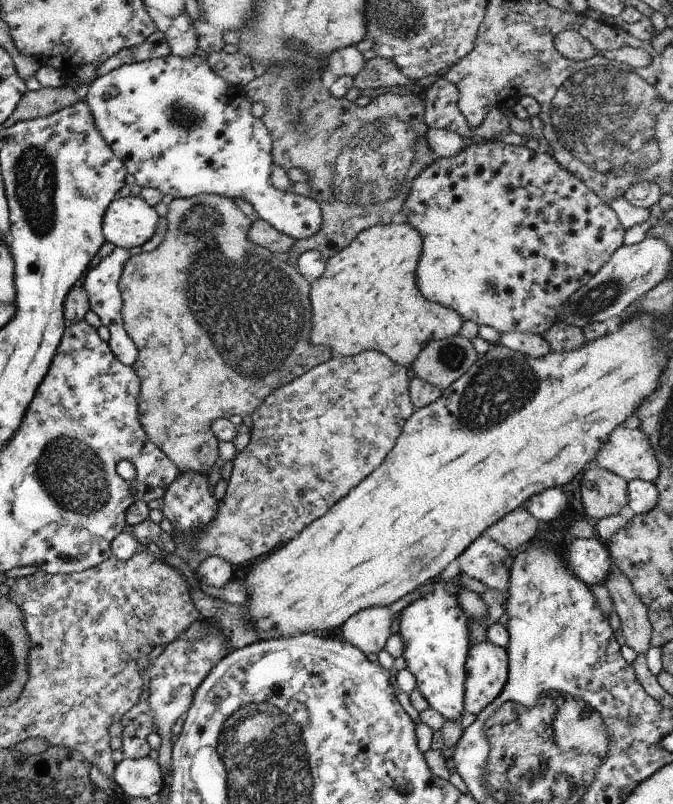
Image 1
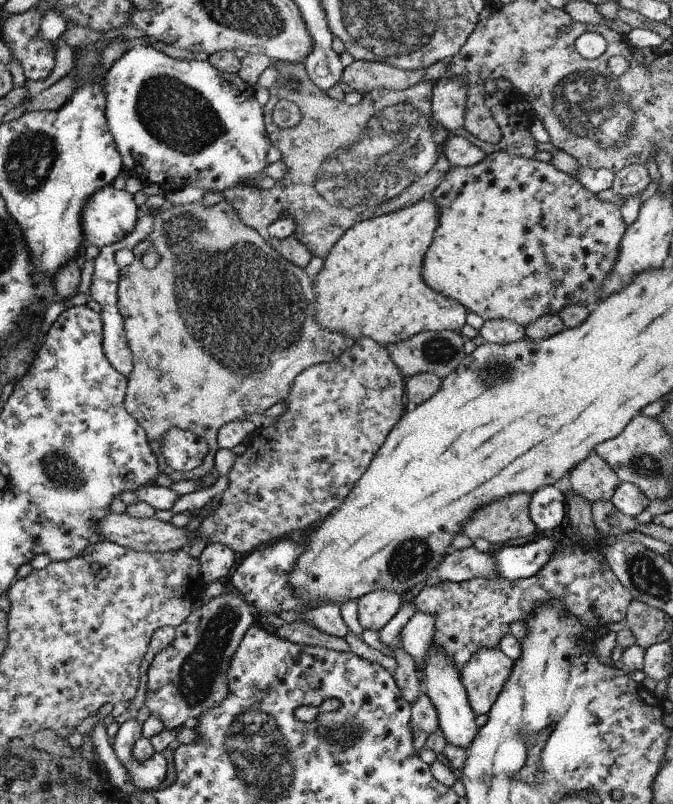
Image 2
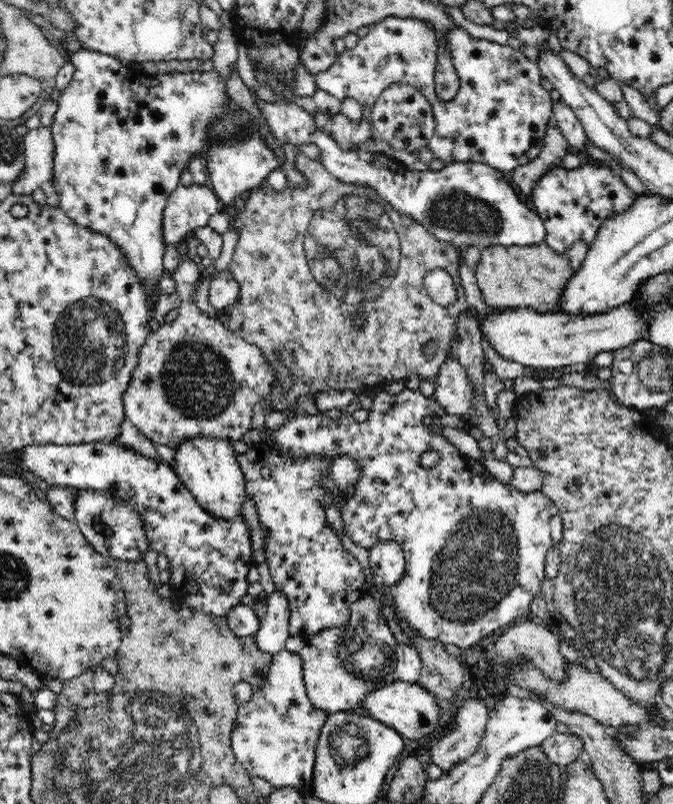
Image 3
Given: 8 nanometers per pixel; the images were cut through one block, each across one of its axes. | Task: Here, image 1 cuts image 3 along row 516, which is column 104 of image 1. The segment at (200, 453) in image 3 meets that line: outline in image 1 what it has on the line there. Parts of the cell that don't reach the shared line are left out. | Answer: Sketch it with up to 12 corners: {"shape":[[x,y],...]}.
{"shape":[[140,197],[116,199],[104,218],[108,242],[139,251],[158,228]]}

